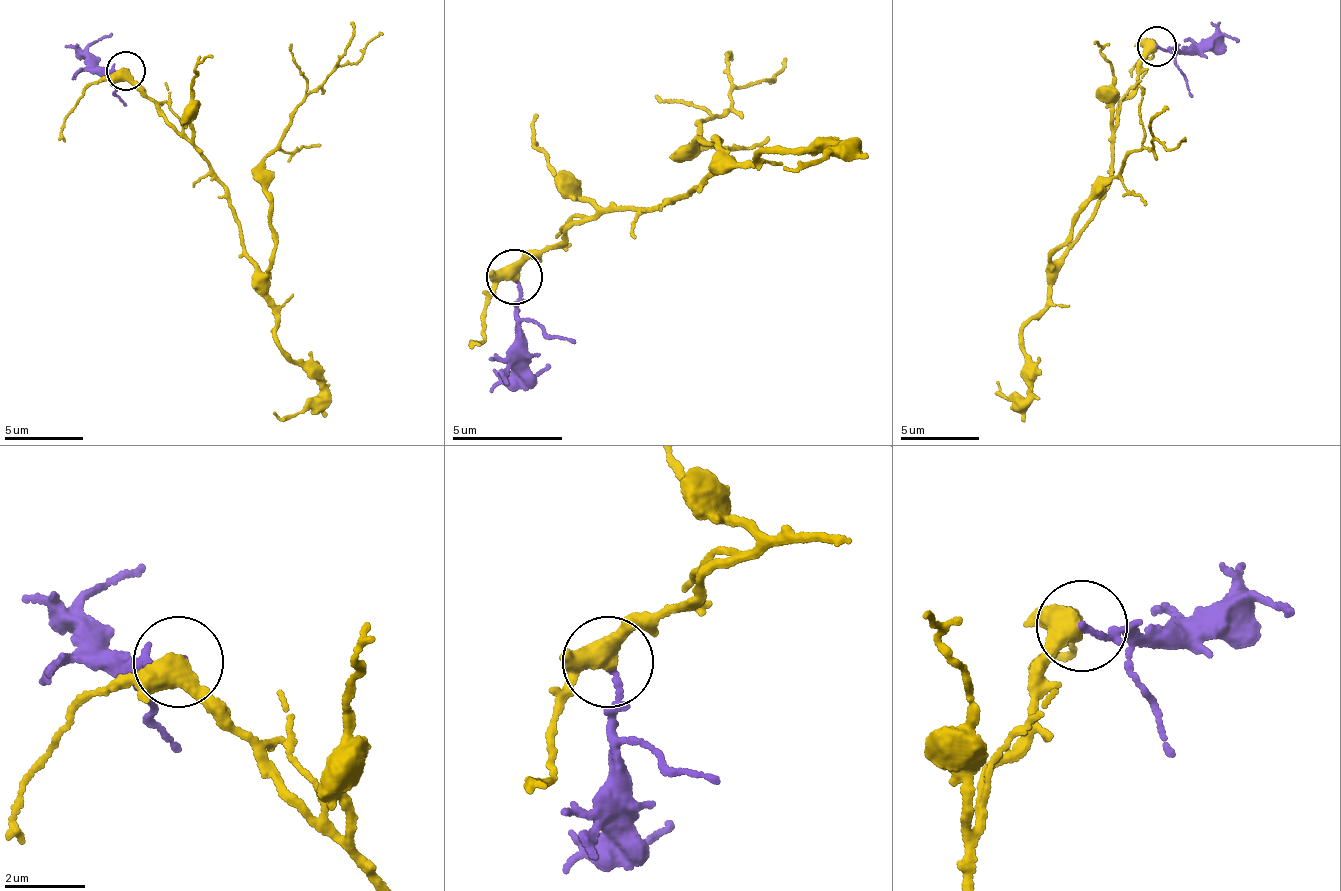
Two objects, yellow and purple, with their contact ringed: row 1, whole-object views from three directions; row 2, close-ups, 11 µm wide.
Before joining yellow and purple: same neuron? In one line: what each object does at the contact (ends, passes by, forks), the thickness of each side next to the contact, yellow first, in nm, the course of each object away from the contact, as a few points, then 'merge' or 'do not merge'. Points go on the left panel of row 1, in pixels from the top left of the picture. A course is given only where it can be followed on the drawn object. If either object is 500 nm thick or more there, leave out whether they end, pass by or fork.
yellow passes by | purple ends | 440/170 nm | yellow via (126, 71), (200, 151), (262, 273), (273, 240), (268, 157), (297, 106), (383, 31) | purple via (126, 71), (90, 59), (91, 42), (113, 34) | do not merge

